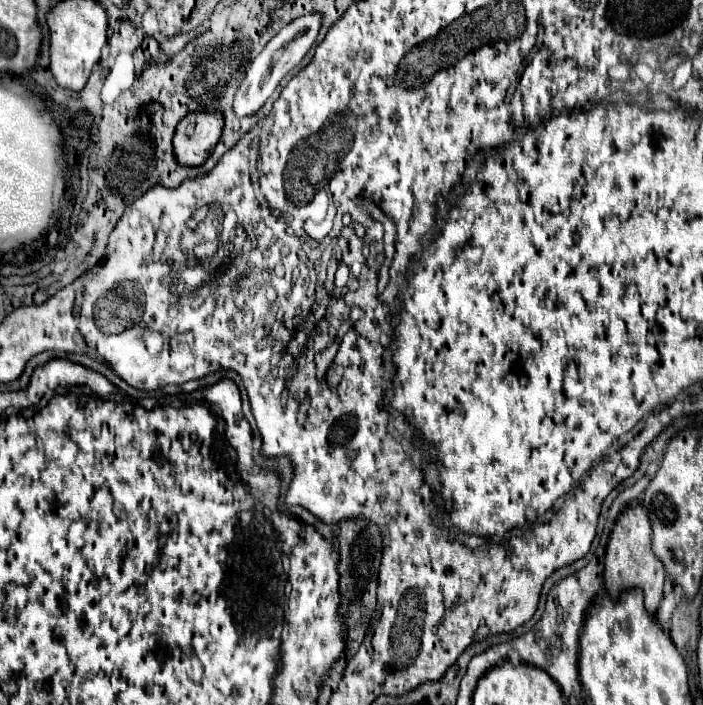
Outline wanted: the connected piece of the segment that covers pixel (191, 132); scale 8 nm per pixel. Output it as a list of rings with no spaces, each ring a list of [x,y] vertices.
[[[192,112],[188,114],[174,134],[174,152],[182,166],[202,166],[224,130],[222,112]]]

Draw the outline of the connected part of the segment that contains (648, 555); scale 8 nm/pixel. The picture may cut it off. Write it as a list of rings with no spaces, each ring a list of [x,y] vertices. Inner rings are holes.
[[[628,506],[616,520],[606,556],[604,556],[604,586],[612,598],[618,598],[620,592],[628,588],[642,588],[644,590],[644,606],[650,614],[656,612],[662,600],[662,588],[666,582],[666,568],[652,552],[652,528],[646,510],[638,506]]]

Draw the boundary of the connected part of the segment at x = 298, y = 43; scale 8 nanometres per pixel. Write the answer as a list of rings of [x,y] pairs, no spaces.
[[[314,12],[314,14],[306,14],[300,16],[296,20],[292,20],[290,24],[286,24],[260,52],[258,58],[254,58],[254,62],[248,68],[246,78],[242,80],[236,96],[234,96],[234,112],[236,116],[248,116],[248,114],[256,114],[264,102],[272,96],[272,92],[278,88],[278,84],[282,82],[282,78],[294,70],[302,58],[306,56],[306,52],[316,44],[318,40],[318,32],[322,28],[322,14]]]

